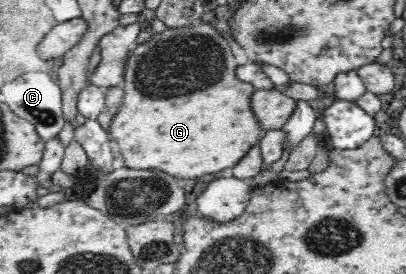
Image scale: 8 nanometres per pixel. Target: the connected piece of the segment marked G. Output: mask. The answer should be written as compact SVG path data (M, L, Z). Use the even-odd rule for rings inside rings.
M204 20L202 23L194 23L188 28L167 28L163 33L150 32L150 38L145 43L139 43L129 53L124 66L123 105L121 105L119 113L116 113L112 121L106 126L109 139L115 141L119 147L119 155L123 159L124 166L134 170L157 169L157 171L163 171L163 173L169 173L169 175L181 177L181 179L198 179L204 175L211 175L211 173L229 169L229 167L234 168L241 158L245 158L246 154L260 143L264 135L264 130L259 126L259 122L257 122L257 118L255 118L255 114L251 110L251 95L253 95L255 89L251 84L241 81L235 76L236 67L237 61L235 61L229 43L225 38L221 37L215 26L211 25L208 20ZM165 83L173 91L175 97L165 97Z

